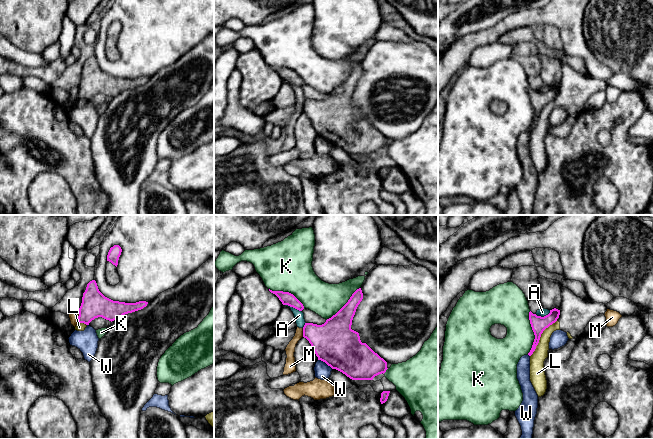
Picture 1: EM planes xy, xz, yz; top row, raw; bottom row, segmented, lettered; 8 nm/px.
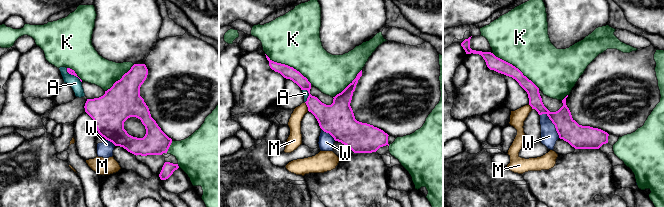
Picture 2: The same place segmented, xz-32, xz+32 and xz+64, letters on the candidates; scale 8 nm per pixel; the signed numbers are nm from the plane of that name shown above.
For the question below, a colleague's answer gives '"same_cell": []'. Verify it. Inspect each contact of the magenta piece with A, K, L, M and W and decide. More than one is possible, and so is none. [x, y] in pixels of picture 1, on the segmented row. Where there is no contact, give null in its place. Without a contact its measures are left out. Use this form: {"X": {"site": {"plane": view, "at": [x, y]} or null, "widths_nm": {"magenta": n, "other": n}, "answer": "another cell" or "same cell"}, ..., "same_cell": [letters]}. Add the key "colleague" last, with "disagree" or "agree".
{"A": {"site": {"plane": "xz", "at": [293, 307]}, "widths_nm": {"magenta": 100, "other": 80}, "answer": "another cell"}, "K": {"site": {"plane": "yz", "at": [533, 331]}, "widths_nm": {"magenta": 120, "other": 280}, "answer": "another cell"}, "L": {"site": {"plane": "yz", "at": [540, 336]}, "widths_nm": {"magenta": 120, "other": 120}, "answer": "another cell"}, "M": {"site": {"plane": "xy", "at": [78, 316]}, "widths_nm": {"magenta": 220, "other": 70}, "answer": "another cell"}, "W": {"site": {"plane": "xz", "at": [325, 362]}, "widths_nm": {"magenta": 360, "other": 130}, "answer": "another cell"}, "same_cell": [], "colleague": "agree"}

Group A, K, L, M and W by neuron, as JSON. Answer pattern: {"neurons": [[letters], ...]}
{"neurons": [["A", "M"], ["K"], ["L"], ["W"]]}

